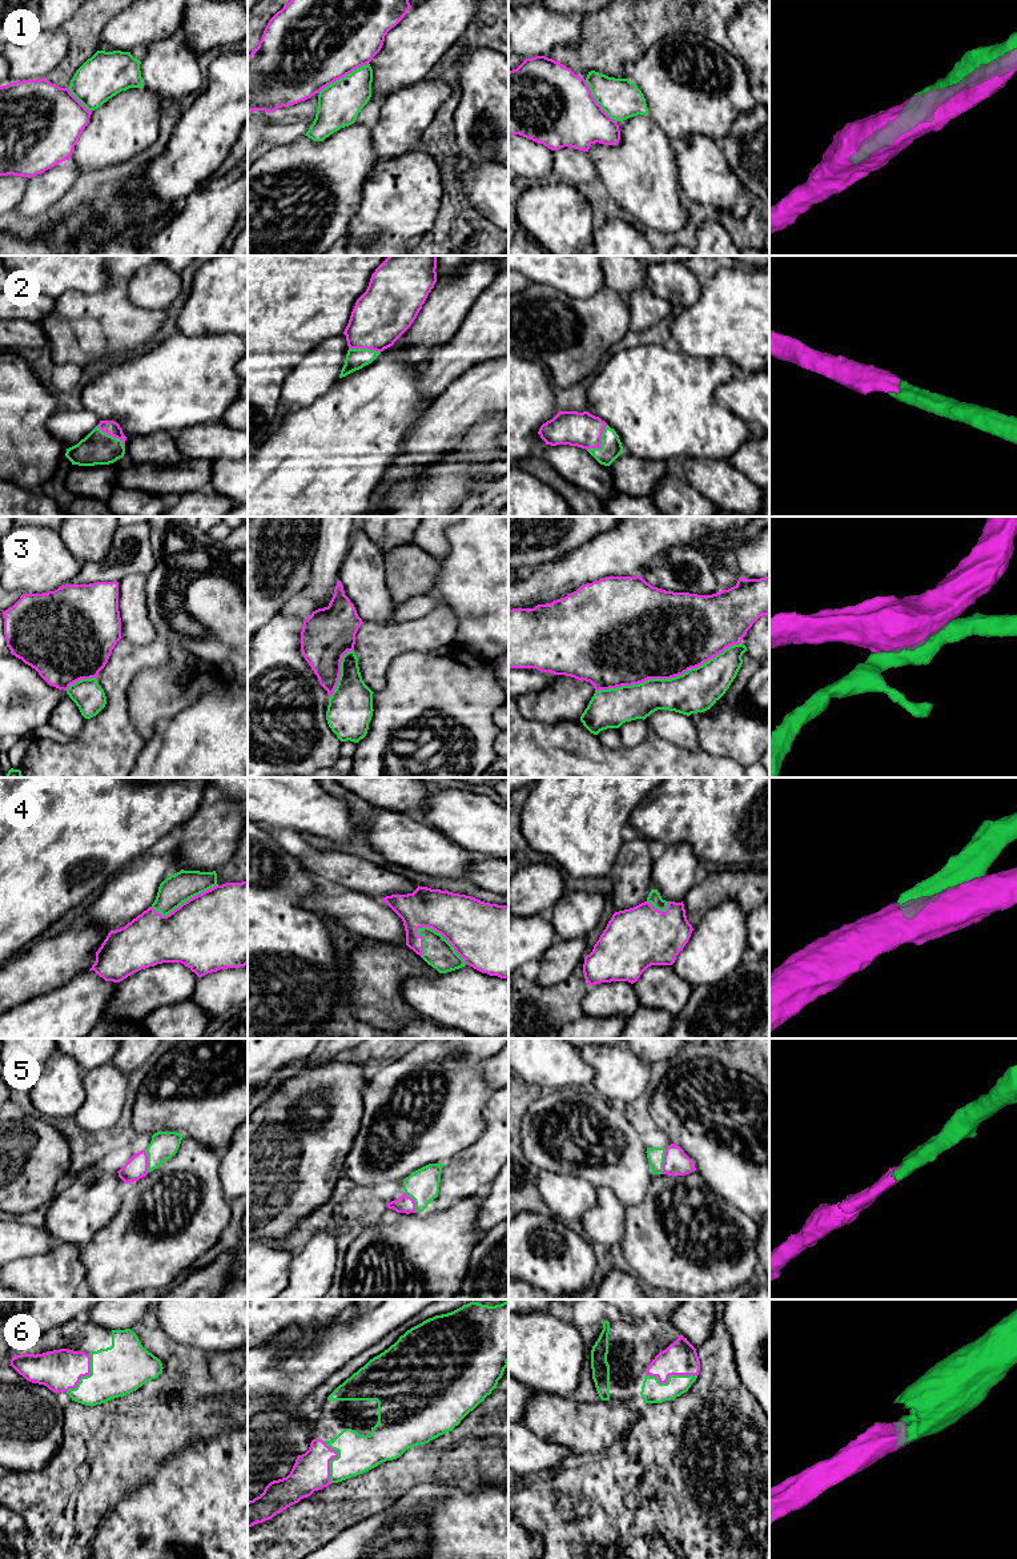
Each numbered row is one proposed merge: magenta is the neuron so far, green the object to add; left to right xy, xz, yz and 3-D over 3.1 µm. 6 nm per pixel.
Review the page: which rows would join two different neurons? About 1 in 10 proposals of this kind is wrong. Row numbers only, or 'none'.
1

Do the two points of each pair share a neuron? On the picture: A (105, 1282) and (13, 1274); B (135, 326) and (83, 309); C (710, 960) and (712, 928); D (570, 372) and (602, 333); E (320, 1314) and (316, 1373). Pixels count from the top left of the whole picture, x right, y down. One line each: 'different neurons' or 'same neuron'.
A: different neurons
B: same neuron
C: same neuron
D: same neuron
E: different neurons

